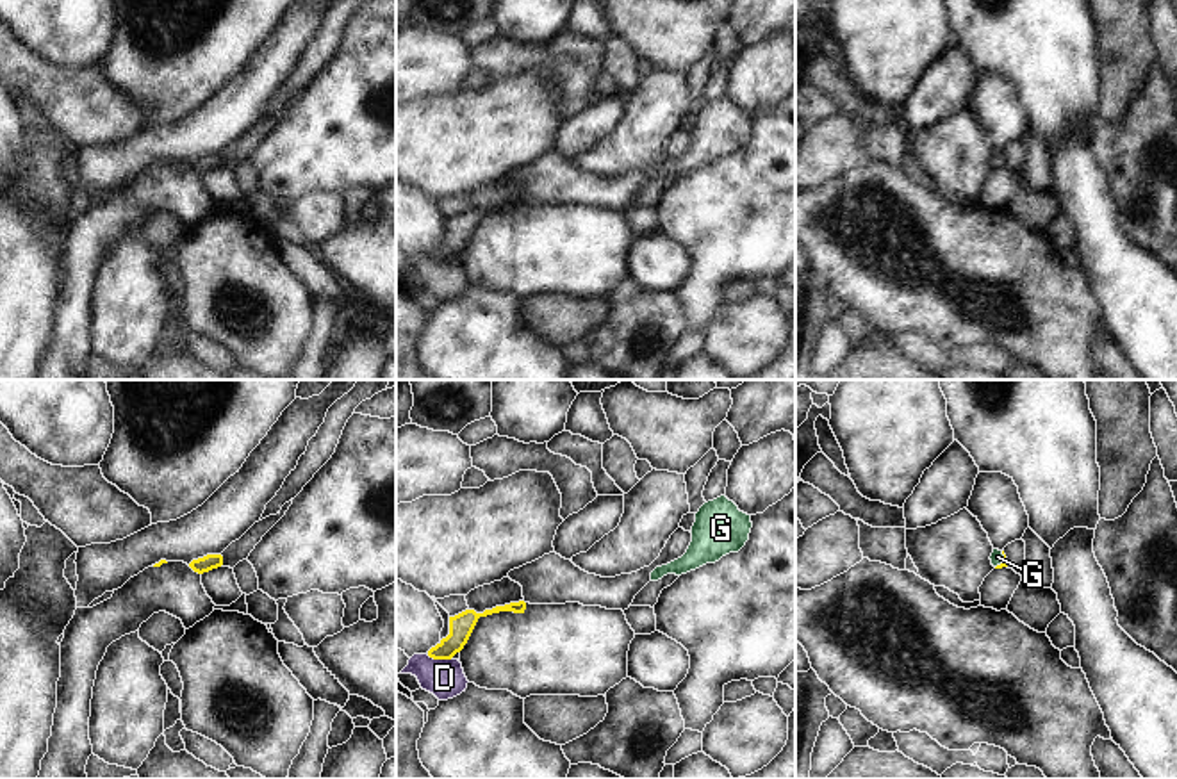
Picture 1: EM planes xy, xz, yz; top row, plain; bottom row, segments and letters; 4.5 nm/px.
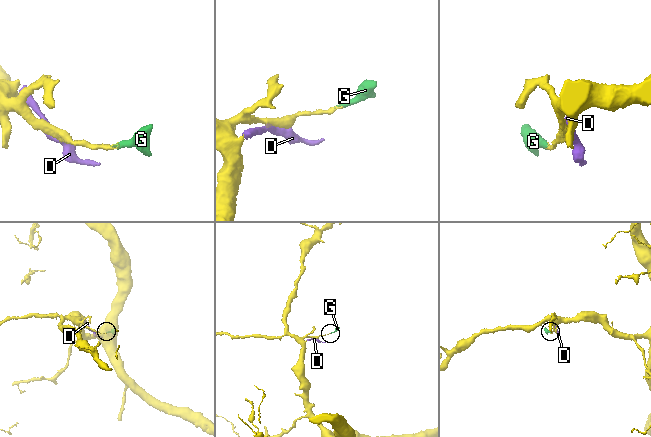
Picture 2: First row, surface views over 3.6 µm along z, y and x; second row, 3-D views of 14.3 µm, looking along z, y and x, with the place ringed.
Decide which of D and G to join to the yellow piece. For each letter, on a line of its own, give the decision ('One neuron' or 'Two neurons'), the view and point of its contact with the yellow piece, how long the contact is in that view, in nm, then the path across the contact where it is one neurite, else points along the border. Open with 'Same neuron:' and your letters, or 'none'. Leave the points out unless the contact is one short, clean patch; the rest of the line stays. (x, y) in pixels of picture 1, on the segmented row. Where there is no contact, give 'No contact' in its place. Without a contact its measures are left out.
Same neuron: G
D: Two neurons. Touches yellow at xz (439, 658). Shared border 110 nm
G: One neuron. Touches yellow at yz (1004, 560). Shared border 90 nm. Path across: yz (1004, 564), (1004, 560), (997, 557)

